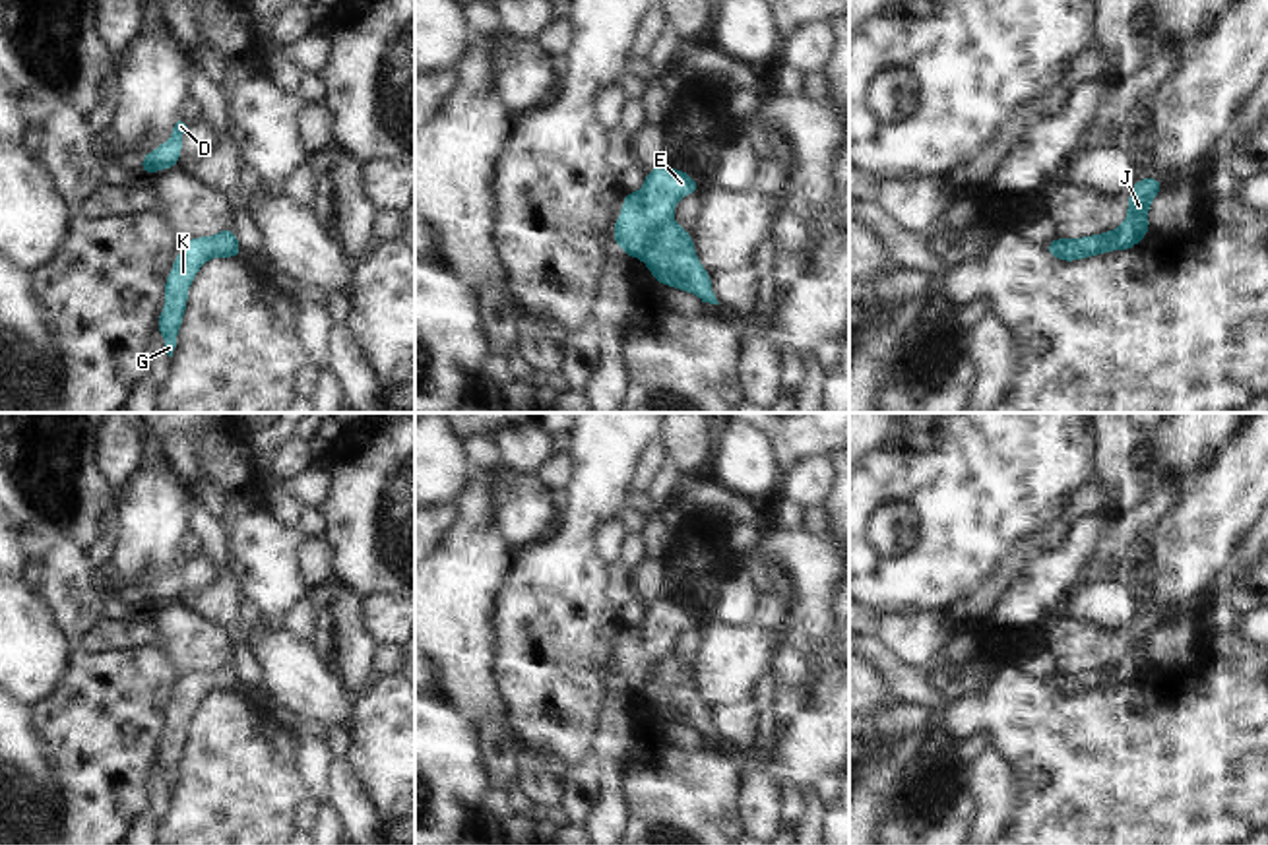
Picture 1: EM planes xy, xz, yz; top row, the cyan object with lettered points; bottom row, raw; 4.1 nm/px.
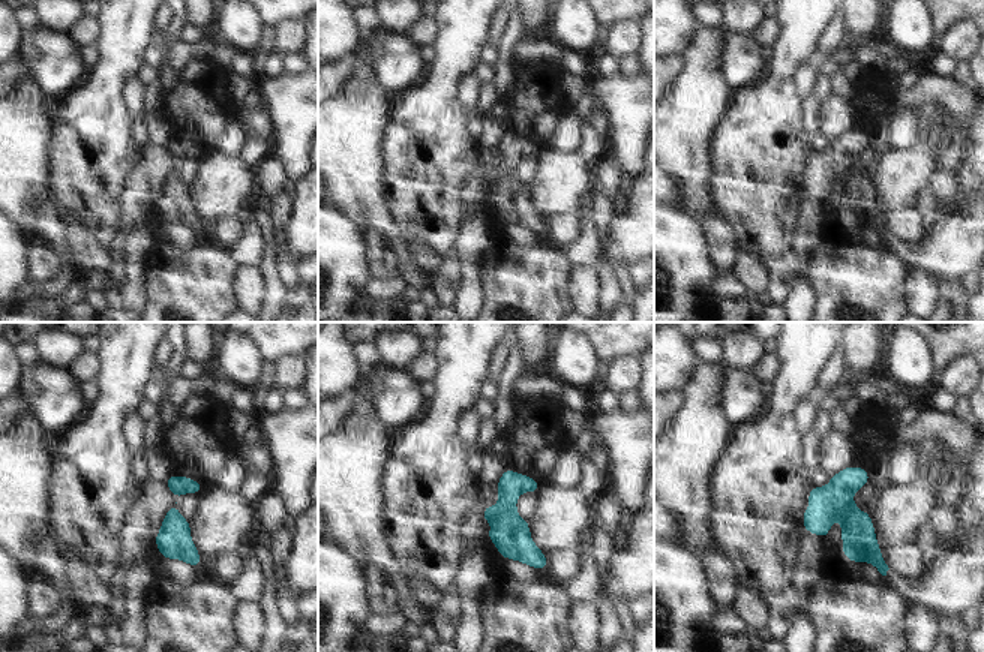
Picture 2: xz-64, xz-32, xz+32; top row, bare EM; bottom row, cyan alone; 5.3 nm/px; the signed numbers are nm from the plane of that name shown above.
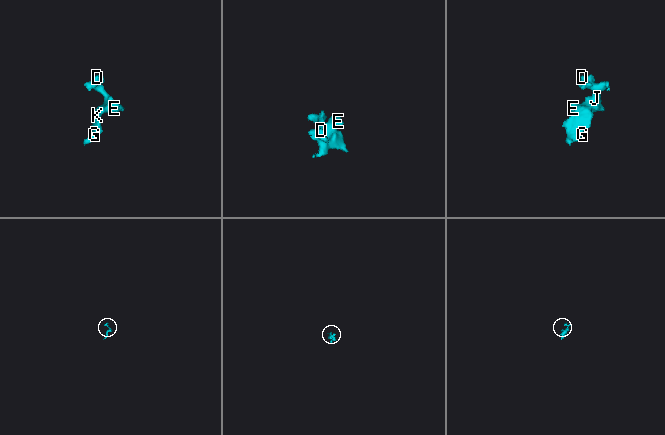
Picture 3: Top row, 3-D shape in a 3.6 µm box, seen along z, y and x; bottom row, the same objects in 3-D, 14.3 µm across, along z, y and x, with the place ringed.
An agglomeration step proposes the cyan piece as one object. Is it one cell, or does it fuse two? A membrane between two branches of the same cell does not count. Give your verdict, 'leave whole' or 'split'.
leave whole

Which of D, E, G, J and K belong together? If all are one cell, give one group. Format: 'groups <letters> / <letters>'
groups D E G J K

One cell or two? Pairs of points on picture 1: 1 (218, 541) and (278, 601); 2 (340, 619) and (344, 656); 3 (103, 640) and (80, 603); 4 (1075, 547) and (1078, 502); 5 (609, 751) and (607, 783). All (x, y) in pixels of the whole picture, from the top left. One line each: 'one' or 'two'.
1: two
2: one
3: two
4: two
5: one

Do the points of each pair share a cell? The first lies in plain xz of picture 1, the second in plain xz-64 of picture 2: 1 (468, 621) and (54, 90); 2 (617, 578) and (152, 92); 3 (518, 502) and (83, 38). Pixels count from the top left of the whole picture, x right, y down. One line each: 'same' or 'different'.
1: different
2: different
3: different

